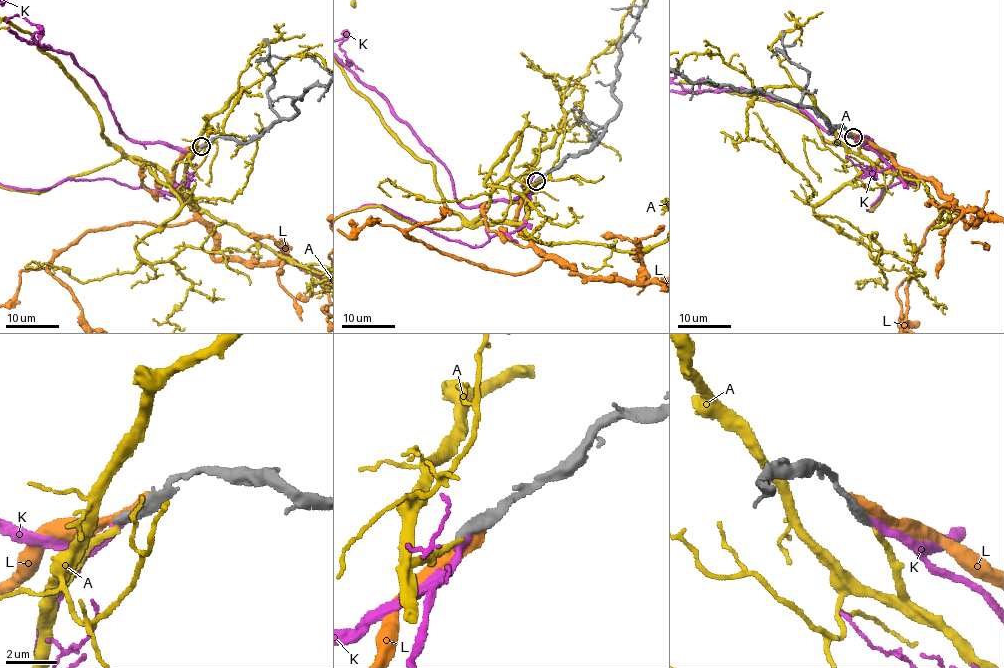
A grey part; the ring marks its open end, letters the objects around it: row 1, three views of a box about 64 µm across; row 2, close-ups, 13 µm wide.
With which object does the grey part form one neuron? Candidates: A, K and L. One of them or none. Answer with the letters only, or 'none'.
K

